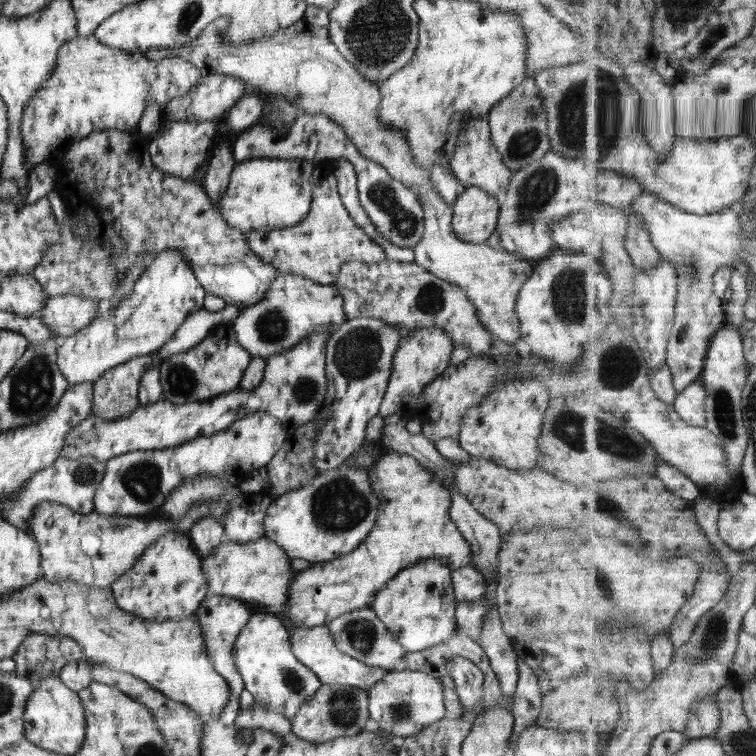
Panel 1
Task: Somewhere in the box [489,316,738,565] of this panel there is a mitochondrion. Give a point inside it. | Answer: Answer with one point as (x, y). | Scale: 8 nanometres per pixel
(568, 426)

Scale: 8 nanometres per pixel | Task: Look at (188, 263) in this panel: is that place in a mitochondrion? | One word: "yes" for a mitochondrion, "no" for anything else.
no

